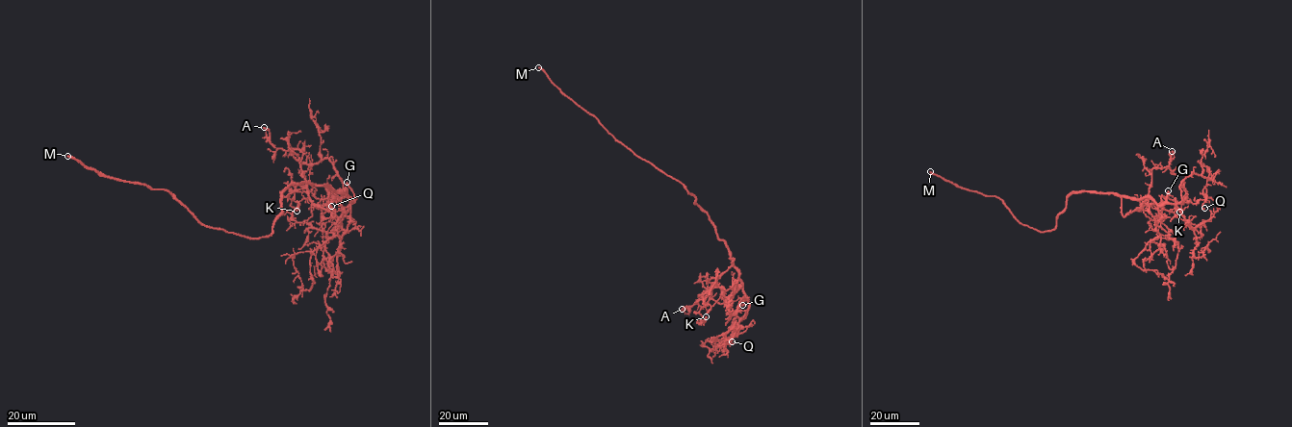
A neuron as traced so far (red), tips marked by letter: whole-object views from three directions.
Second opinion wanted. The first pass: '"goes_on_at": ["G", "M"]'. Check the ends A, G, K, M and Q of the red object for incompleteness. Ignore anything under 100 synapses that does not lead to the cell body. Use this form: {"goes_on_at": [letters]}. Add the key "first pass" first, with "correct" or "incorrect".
{"first pass": "correct", "goes_on_at": ["G", "M"]}

